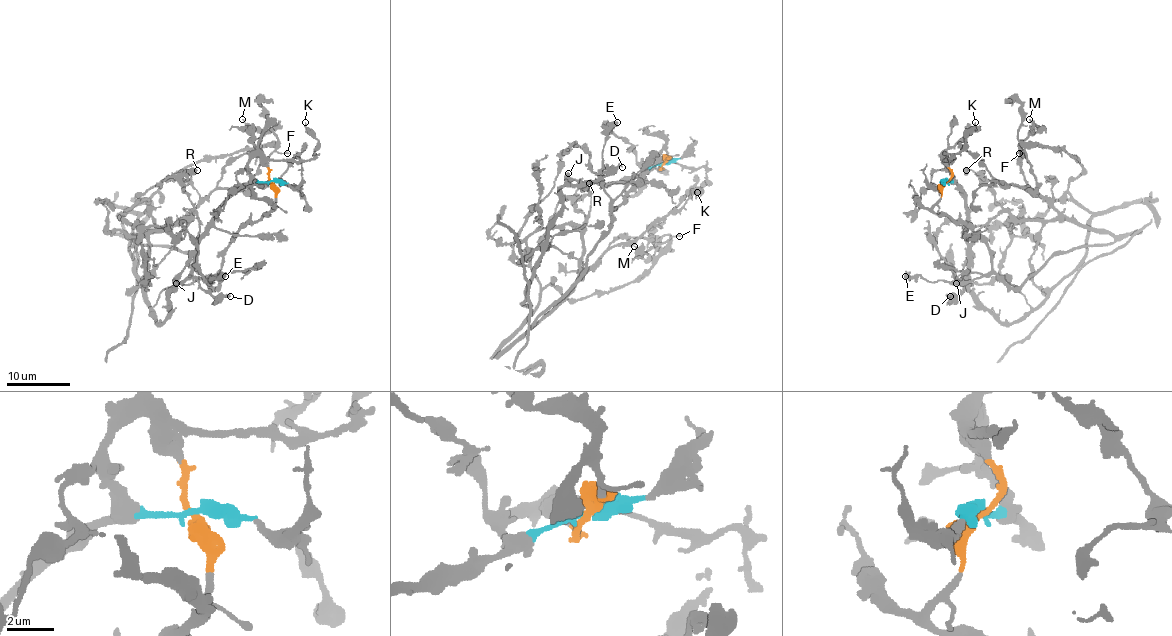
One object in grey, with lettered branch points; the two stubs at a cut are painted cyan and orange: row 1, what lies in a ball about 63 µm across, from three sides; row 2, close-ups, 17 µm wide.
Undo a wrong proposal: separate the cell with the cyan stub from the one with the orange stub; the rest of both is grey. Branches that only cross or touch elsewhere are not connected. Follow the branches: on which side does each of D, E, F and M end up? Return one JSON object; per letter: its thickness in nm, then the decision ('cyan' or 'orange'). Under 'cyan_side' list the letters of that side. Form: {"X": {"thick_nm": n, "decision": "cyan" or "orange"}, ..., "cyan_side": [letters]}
{"D": {"thick_nm": 320, "decision": "cyan"}, "E": {"thick_nm": 600, "decision": "orange"}, "F": {"thick_nm": 170, "decision": "cyan"}, "M": {"thick_nm": 150, "decision": "orange"}, "cyan_side": ["D", "F"]}

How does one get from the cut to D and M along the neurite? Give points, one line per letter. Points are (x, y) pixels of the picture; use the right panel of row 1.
D: (946, 181), (957, 185), (965, 204), (968, 247), (968, 276), (957, 297), (949, 297)
M: (946, 182), (932, 209), (964, 222), (1011, 287), (1110, 244), (1030, 187), (1021, 146), (1041, 130), (1029, 119)

